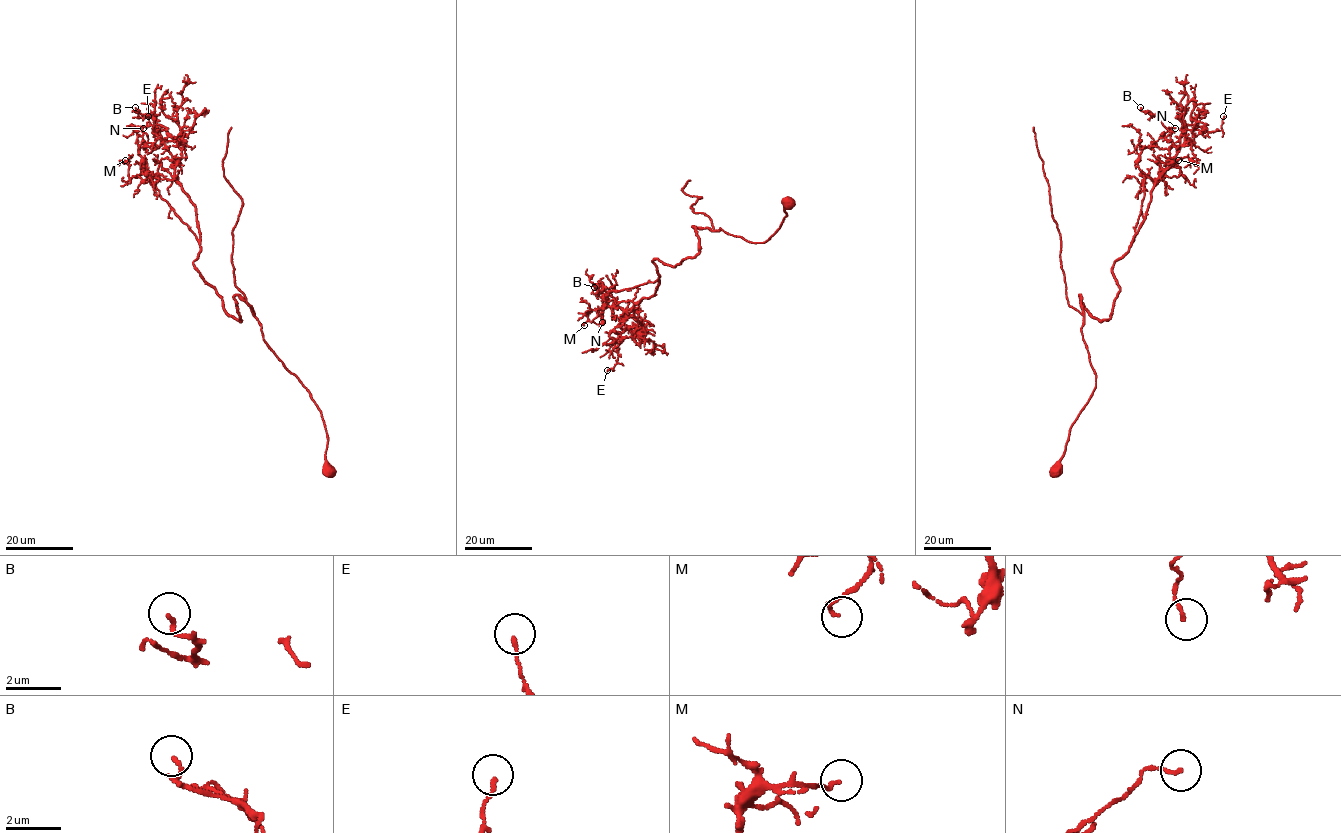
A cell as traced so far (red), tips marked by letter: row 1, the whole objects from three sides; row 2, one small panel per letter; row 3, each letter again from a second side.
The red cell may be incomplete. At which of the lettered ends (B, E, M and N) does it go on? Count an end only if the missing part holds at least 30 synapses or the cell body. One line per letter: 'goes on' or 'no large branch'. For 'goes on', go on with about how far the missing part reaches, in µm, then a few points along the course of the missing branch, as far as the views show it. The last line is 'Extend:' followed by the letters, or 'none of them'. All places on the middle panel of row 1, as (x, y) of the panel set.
B: no large branch
E: no large branch
M: no large branch
N: no large branch
Extend: none of them

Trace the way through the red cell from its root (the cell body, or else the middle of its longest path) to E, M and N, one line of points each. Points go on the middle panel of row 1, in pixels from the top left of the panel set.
E: (787, 204), (764, 242), (693, 227), (694, 256), (653, 260), (658, 286), (607, 370)
M: (787, 204), (761, 243), (693, 227), (694, 256), (675, 266), (652, 261), (654, 295), (588, 310), (584, 325)
N: (787, 204), (764, 242), (693, 227), (699, 252), (675, 266), (653, 260), (654, 282), (599, 285), (602, 322)

